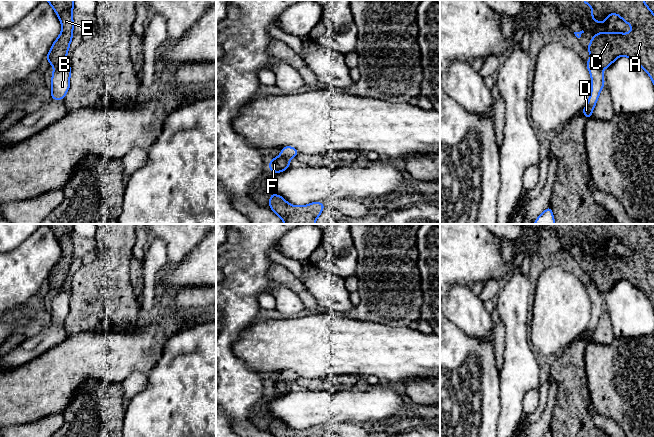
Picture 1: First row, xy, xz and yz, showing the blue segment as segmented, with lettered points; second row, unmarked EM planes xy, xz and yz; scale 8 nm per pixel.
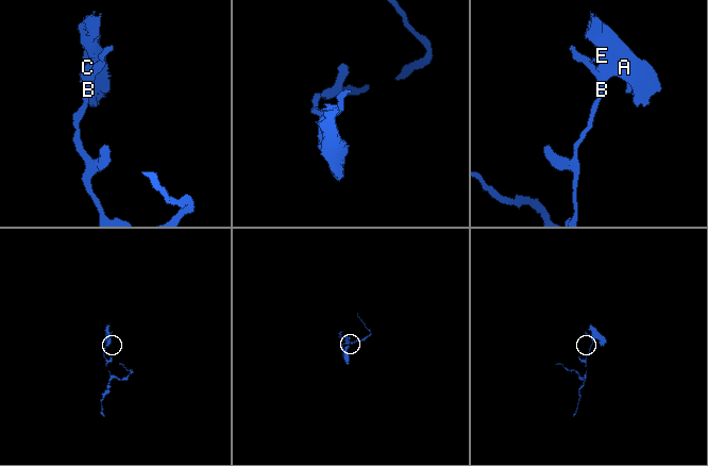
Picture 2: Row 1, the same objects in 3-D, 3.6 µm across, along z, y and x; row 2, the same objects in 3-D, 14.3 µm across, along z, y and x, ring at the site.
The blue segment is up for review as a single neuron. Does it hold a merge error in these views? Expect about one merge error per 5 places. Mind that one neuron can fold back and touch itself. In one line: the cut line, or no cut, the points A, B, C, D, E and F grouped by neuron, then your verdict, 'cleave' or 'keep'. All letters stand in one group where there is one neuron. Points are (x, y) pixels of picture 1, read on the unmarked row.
cut yz (592, 281), (600, 293); groups A C E F / B D; cleave

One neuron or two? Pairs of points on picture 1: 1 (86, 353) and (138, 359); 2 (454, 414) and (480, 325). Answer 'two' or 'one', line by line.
1: one
2: two

